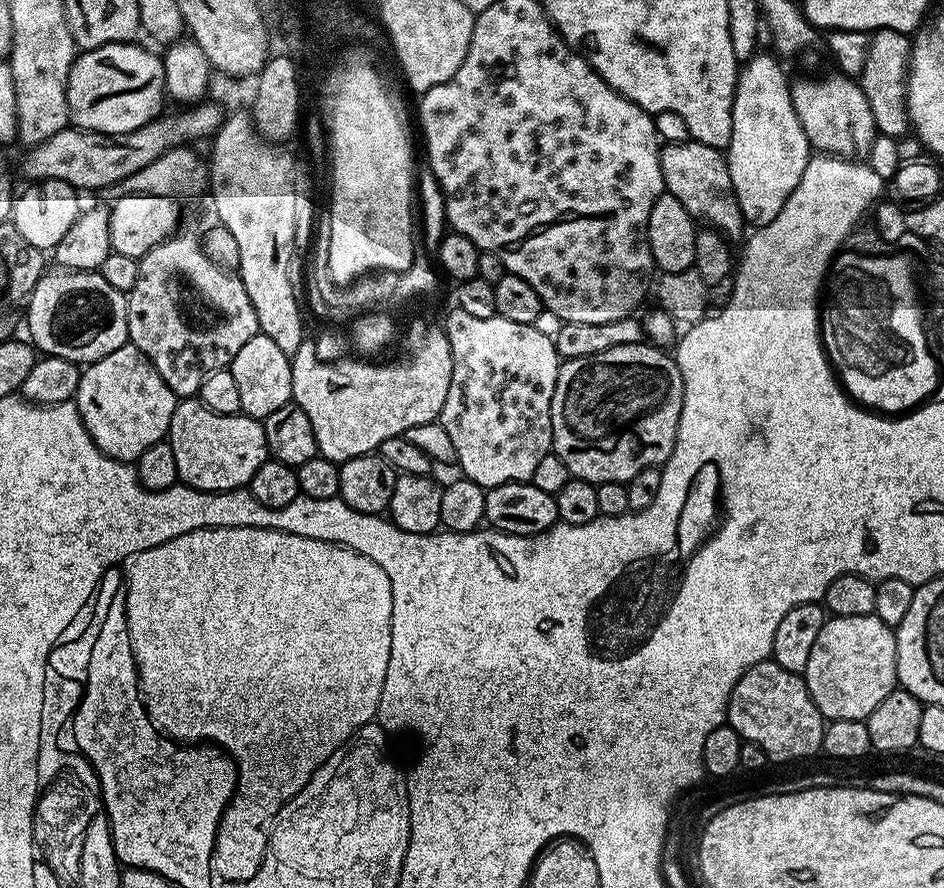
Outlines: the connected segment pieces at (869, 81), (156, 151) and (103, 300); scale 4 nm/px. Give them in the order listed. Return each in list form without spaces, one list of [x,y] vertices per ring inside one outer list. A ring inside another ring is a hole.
[[[877,28],[871,33],[866,50],[866,66],[858,77],[860,88],[870,102],[870,114],[874,114],[877,133],[881,136],[903,138],[909,135],[910,121],[906,115],[908,98],[906,95],[906,77],[908,65],[912,59],[912,40],[909,33]]]
[[[201,103],[181,111],[184,112],[182,114],[168,118],[159,116],[146,126],[126,135],[103,135],[100,132],[85,132],[84,129],[69,126],[59,131],[53,138],[27,151],[30,153],[22,162],[22,170],[32,182],[56,179],[82,192],[84,190],[101,192],[152,164],[171,148],[186,146],[198,138],[215,135],[226,119],[226,112],[223,112],[218,105],[208,103]]]
[[[45,271],[26,301],[31,343],[45,356],[66,358],[87,366],[114,354],[129,343],[126,310],[128,298],[106,282],[99,271]]]

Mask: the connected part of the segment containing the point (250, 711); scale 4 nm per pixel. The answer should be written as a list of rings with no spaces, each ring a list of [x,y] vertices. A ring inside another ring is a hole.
[[[203,528],[202,530],[190,530],[190,534],[178,534],[178,538],[170,538],[170,542],[162,542],[162,546],[156,546],[153,552],[144,551],[143,554],[138,553],[126,558],[123,572],[128,641],[132,647],[132,656],[136,660],[136,678],[140,686],[140,701],[144,708],[150,710],[154,730],[158,730],[160,735],[166,735],[178,742],[199,743],[206,750],[226,754],[233,763],[233,781],[236,784],[236,793],[232,795],[232,801],[222,814],[220,821],[223,824],[236,824],[236,828],[244,828],[244,824],[248,824],[248,816],[269,816],[272,821],[275,820],[276,815],[280,812],[280,807],[288,800],[294,799],[303,790],[306,782],[310,782],[310,778],[328,761],[334,754],[334,750],[338,750],[348,743],[364,724],[373,723],[376,708],[380,704],[382,682],[386,682],[386,666],[390,666],[390,638],[392,637],[390,578],[386,578],[386,570],[382,570],[382,566],[378,566],[378,562],[370,562],[370,558],[349,548],[343,548],[341,544],[318,542],[318,538],[302,538],[298,534],[286,534],[282,530],[274,530],[273,528]]]

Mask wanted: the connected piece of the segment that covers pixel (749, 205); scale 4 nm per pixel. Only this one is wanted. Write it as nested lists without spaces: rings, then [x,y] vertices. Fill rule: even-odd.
[[[757,54],[742,64],[736,77],[736,93],[732,103],[732,141],[726,149],[726,159],[738,206],[753,229],[766,226],[778,218],[782,206],[786,206],[786,198],[790,198],[798,182],[802,182],[802,174],[810,159],[806,130],[802,130],[802,122],[798,122],[798,114],[794,114],[792,84],[783,66],[775,55]]]

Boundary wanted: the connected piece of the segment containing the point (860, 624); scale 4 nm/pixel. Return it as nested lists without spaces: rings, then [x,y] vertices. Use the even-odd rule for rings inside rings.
[[[832,616],[825,619],[803,673],[812,700],[825,721],[862,720],[897,687],[896,634],[877,616],[846,618]]]

